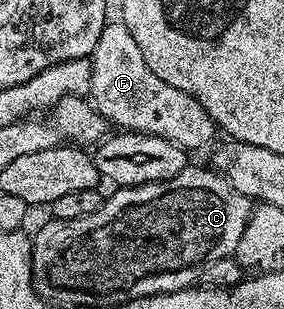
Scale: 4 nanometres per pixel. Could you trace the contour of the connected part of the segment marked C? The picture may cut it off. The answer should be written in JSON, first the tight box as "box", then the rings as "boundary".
{"box":[32,167,252,293],"boundary":[[[188,167],[167,181],[118,187],[91,214],[71,221],[48,220],[47,225],[40,226],[38,234],[32,237],[36,287],[48,283],[54,290],[64,289],[66,281],[68,289],[88,291],[88,287],[94,287],[97,293],[126,285],[146,285],[146,291],[155,289],[157,293],[171,293],[180,284],[193,286],[198,281],[198,270],[214,259],[231,256],[237,250],[252,210],[251,198],[236,191],[236,187],[228,184],[225,177],[215,173],[213,168],[205,168]]]}

